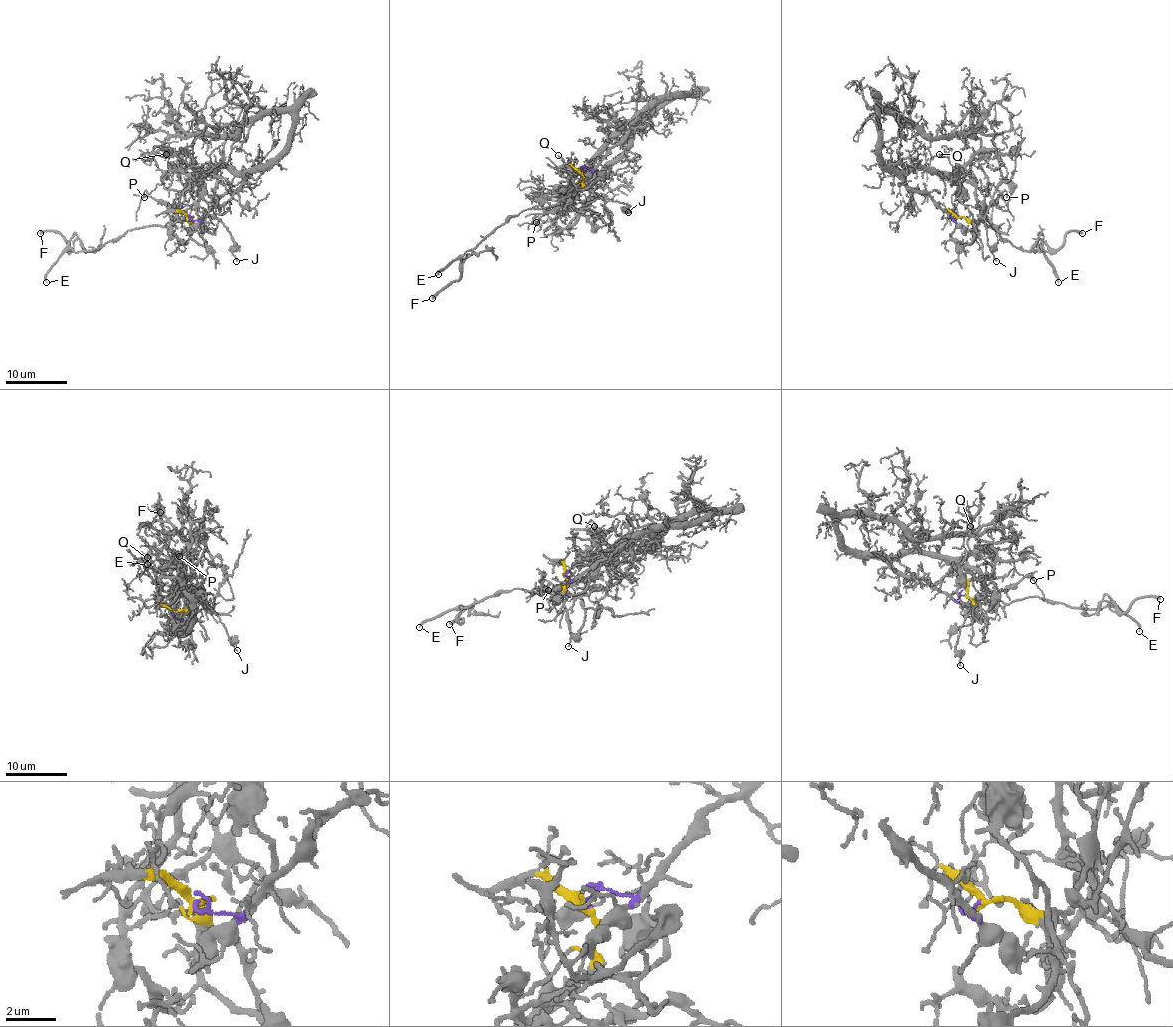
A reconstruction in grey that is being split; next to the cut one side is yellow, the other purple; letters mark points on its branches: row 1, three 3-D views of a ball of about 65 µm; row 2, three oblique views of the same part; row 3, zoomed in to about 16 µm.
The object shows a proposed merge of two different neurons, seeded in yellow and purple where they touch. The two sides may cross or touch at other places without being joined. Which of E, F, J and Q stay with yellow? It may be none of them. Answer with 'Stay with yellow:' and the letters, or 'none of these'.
Stay with yellow: E, F, J

